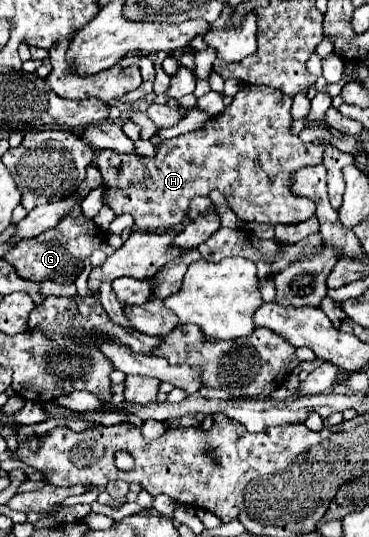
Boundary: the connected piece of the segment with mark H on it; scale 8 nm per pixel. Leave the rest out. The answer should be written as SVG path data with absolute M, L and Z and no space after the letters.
M247 85L245 89L241 89L233 103L229 107L225 107L225 111L213 119L207 121L205 127L197 129L197 131L191 131L187 135L179 135L175 139L169 139L169 141L163 141L159 147L157 147L157 155L155 157L141 157L141 155L113 155L113 151L101 151L97 155L97 167L101 169L101 175L103 175L103 183L107 185L107 191L105 191L105 205L109 205L115 215L123 215L123 213L129 213L133 215L135 219L135 225L139 229L145 229L145 231L155 231L155 229L171 229L173 225L179 225L185 217L187 217L187 207L189 207L189 201L197 195L209 195L209 191L217 189L221 193L225 193L225 199L231 207L231 211L243 219L243 221L255 221L255 223L267 223L267 225L297 225L309 217L315 215L315 207L313 207L313 201L309 199L295 199L291 187L289 187L289 175L293 173L293 169L297 171L297 167L307 167L307 165L313 165L313 163L321 163L323 161L323 145L319 141L313 141L313 143L303 143L297 135L291 135L291 123L293 123L293 117L291 117L291 99L281 93L279 89L271 89L271 87L255 87L255 85Z

